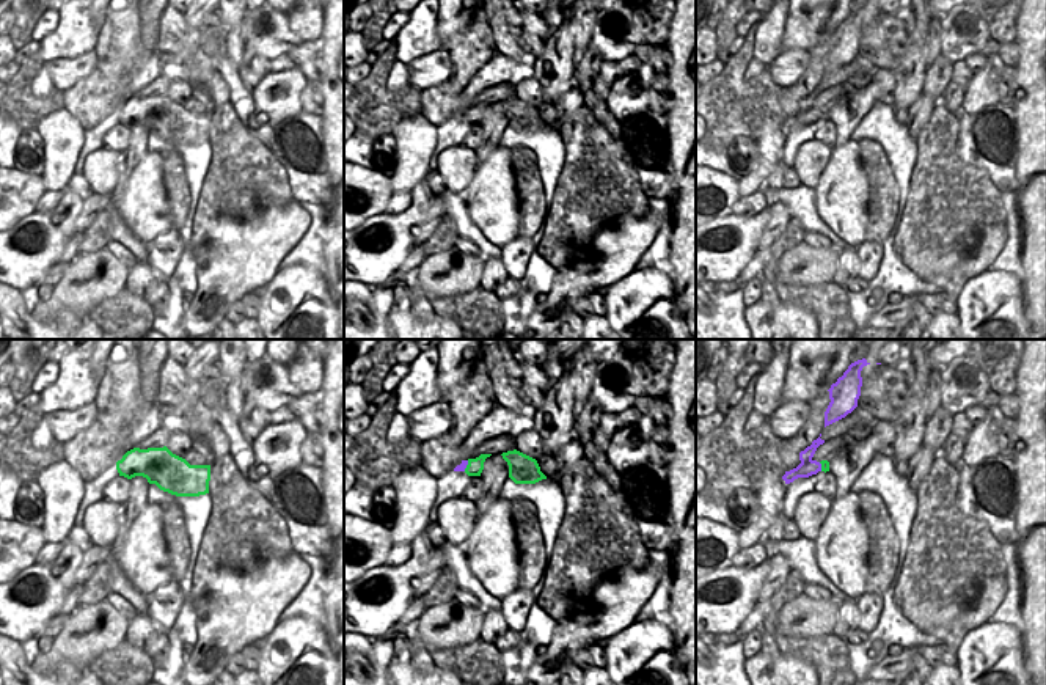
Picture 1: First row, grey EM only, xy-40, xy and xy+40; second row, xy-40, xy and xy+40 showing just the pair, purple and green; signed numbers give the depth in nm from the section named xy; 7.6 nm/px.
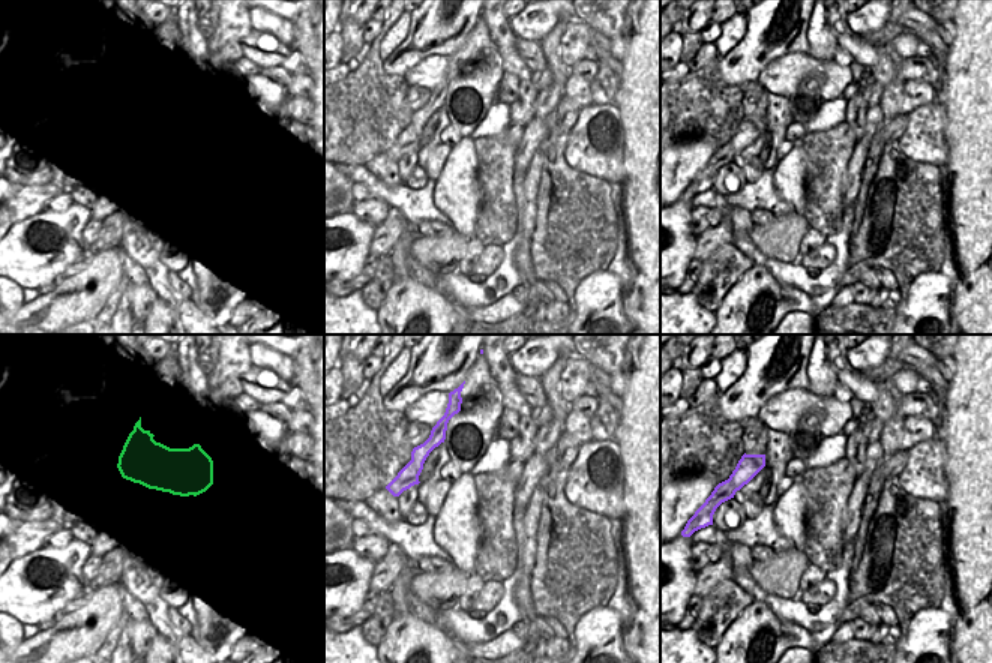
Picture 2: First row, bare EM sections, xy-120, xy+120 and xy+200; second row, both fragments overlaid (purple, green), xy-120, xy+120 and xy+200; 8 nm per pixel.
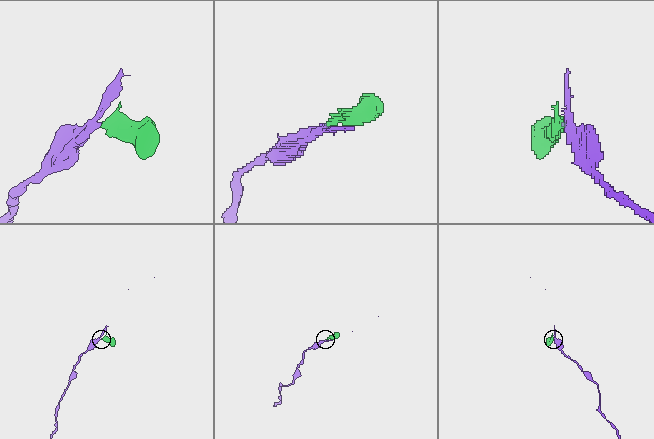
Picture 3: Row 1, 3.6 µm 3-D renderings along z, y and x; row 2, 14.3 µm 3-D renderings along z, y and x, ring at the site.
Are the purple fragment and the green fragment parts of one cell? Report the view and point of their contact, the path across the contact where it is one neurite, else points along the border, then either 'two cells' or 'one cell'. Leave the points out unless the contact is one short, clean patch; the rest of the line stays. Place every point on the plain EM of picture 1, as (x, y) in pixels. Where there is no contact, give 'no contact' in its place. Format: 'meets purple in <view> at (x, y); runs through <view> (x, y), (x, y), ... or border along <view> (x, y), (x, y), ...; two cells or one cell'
meets purple in xy at (467, 112); border along xy (468, 109), (464, 118); two cells

